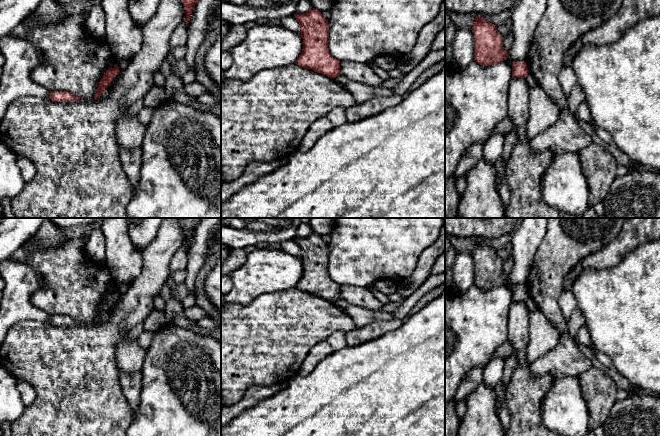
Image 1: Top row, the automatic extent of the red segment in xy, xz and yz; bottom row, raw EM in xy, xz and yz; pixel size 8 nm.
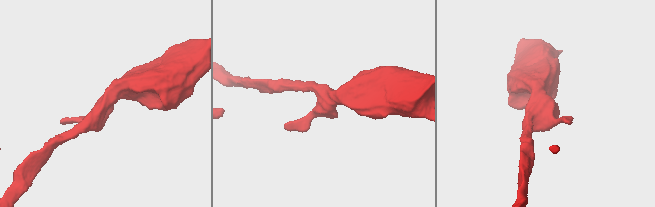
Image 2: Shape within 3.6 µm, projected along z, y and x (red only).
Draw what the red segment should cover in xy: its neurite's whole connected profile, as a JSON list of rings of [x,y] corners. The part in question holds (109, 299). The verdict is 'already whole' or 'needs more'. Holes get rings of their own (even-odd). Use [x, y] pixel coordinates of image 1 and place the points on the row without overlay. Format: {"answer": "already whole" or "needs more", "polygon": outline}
{"answer": "already whole", "polygon": [[[114,289],[113,292],[108,293],[103,301],[101,302],[99,309],[94,317],[94,323],[97,324],[100,322],[101,318],[105,316],[105,313],[111,309],[114,301],[120,297],[118,289]]]}

